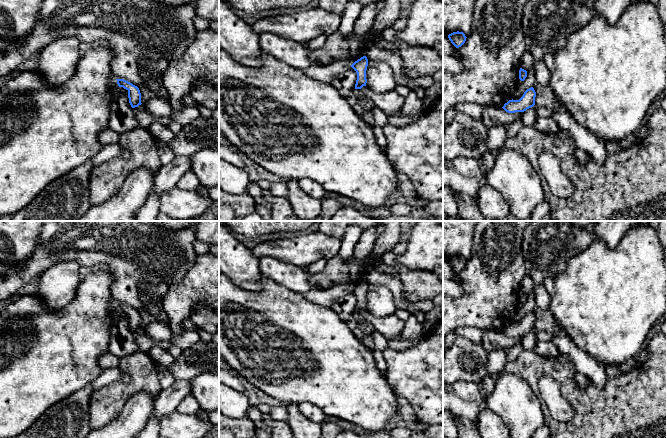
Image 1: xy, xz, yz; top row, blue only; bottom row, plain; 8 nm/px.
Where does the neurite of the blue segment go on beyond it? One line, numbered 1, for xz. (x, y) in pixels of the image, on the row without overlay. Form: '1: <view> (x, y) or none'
1: none

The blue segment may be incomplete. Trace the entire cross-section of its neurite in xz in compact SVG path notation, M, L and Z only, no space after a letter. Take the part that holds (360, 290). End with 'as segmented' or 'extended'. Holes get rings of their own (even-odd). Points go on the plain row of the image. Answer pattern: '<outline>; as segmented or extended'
M366 280L361 281L357 285L355 285L351 291L357 297L357 304L355 308L355 313L361 313L363 310L366 310L366 294L368 290L368 283Z; as segmented

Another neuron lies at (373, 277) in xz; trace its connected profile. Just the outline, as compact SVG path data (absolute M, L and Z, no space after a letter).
M369 267L365 274L365 280L368 285L384 285L388 287L393 294L396 309L407 310L412 315L419 311L416 303L403 298L403 284L399 277L394 277Z

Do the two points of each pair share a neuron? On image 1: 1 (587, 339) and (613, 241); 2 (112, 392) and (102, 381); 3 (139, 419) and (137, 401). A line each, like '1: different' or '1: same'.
1: different
2: different
3: same

